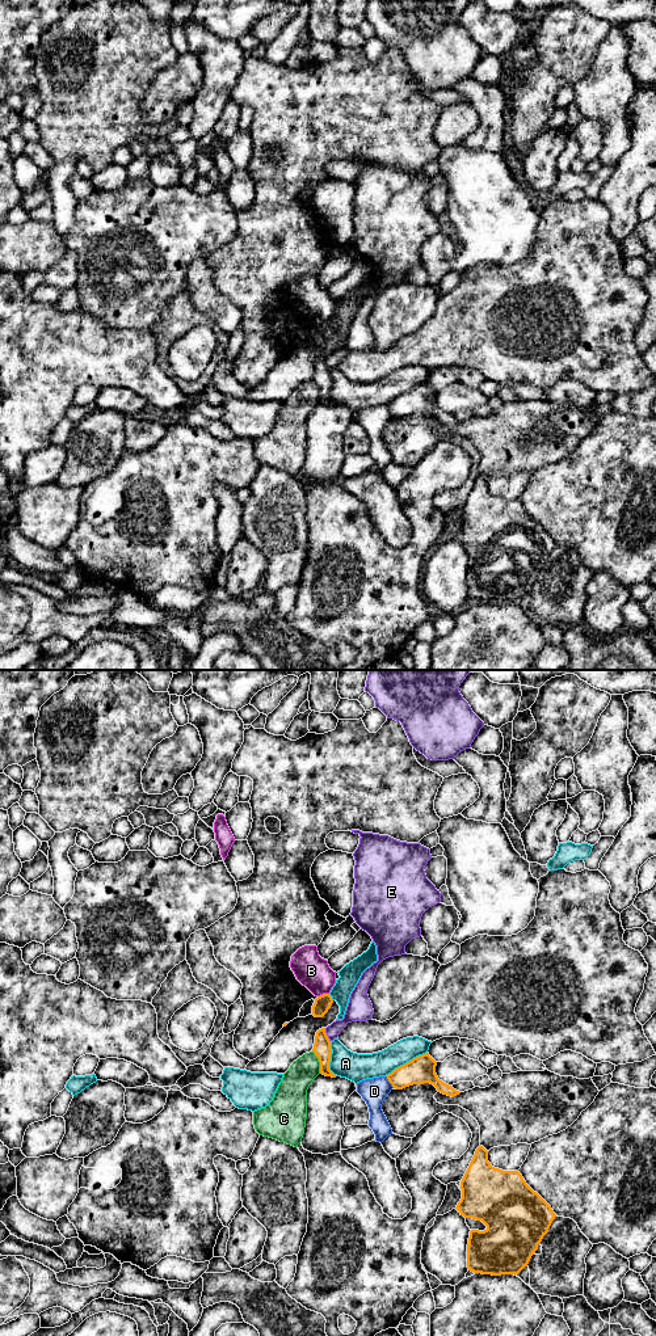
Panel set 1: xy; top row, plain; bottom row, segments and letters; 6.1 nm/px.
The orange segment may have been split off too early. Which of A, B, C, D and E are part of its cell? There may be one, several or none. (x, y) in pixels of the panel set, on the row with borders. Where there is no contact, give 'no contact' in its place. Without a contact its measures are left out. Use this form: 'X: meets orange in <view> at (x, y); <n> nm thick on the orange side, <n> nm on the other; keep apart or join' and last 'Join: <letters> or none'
A: meets orange in xy at (407, 1062); 170 nm thick on the orange side, 160 nm on the other; keep apart
B: meets orange in xy at (323, 994); 100 nm thick on the orange side, 200 nm on the other; keep apart
C: meets orange in xy at (319, 1061); 110 nm thick on the orange side, 180 nm on the other; keep apart
D: meets orange in xy at (389, 1080); 170 nm thick on the orange side, 160 nm on the other; keep apart
E: meets orange in xy at (326, 1035); 110 nm thick on the orange side, 140 nm on the other; keep apart
Join: none

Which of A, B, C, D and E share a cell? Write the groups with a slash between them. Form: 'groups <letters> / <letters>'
groups A / B / C / D / E

